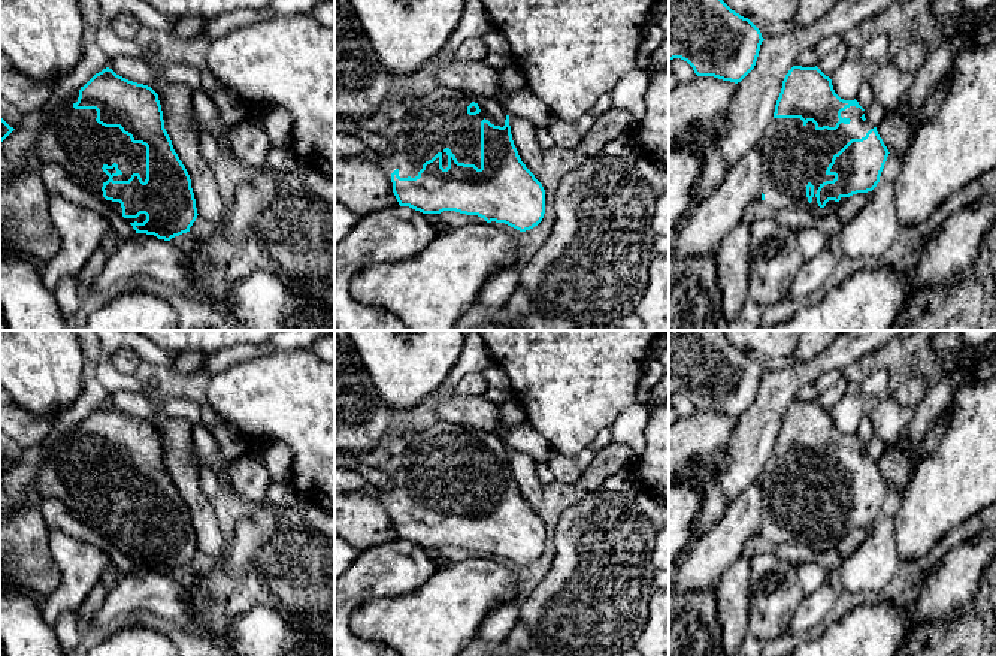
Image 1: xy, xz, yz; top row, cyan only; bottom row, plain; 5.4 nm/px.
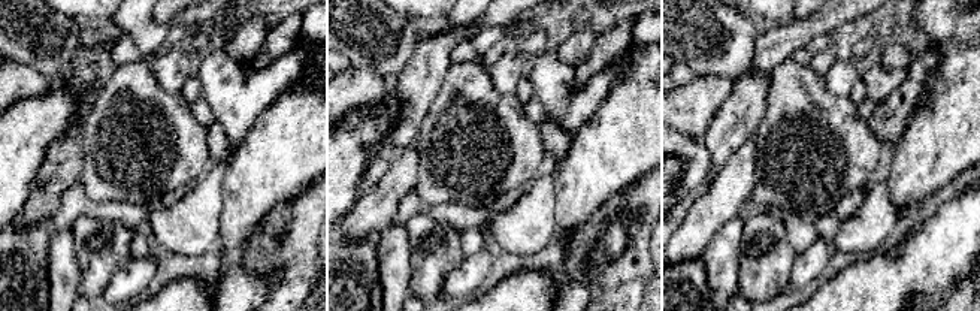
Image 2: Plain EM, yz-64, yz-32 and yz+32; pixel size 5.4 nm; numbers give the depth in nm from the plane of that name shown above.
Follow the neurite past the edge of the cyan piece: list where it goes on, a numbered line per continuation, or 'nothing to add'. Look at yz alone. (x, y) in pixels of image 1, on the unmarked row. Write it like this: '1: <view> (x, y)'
1: yz (793, 489)

